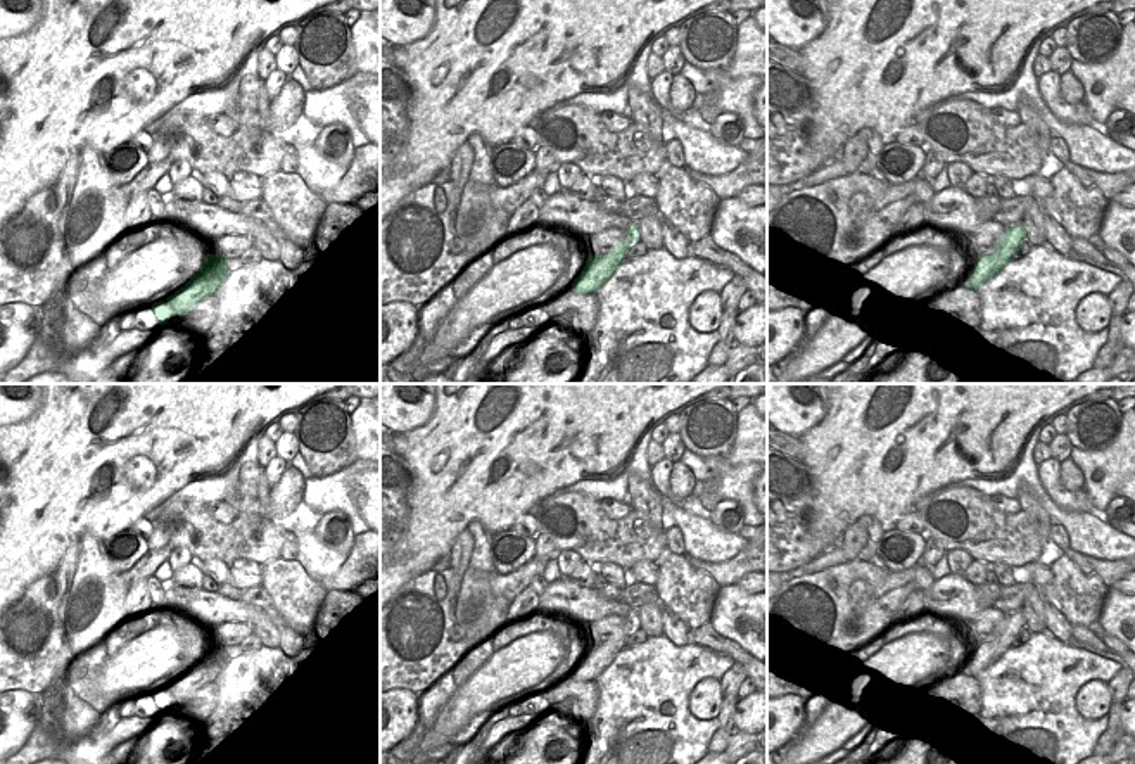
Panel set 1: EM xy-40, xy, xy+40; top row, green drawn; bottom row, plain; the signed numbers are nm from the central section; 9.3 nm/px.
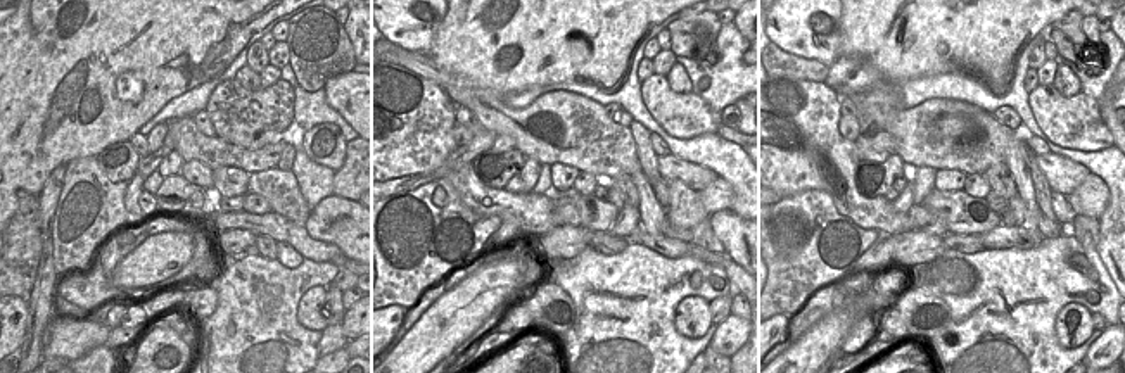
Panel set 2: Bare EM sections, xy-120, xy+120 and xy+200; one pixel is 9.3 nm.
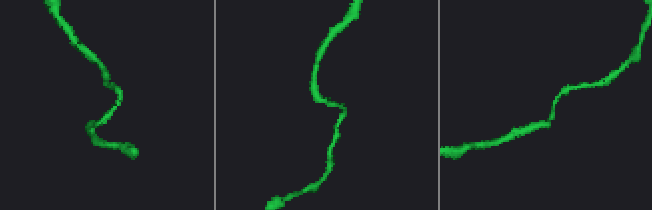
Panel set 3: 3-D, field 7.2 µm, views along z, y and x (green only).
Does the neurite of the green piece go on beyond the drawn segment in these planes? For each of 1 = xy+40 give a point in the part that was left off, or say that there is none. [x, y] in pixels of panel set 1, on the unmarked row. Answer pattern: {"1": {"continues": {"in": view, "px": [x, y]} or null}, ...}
{"1": {"continues": null}}

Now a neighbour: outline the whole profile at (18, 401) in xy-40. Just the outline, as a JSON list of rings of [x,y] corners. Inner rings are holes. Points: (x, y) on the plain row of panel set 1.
[[[0,384],[0,427],[28,420],[41,403],[41,384]]]

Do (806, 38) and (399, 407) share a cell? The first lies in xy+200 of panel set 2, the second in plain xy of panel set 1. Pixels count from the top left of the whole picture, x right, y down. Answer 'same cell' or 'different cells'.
same cell

